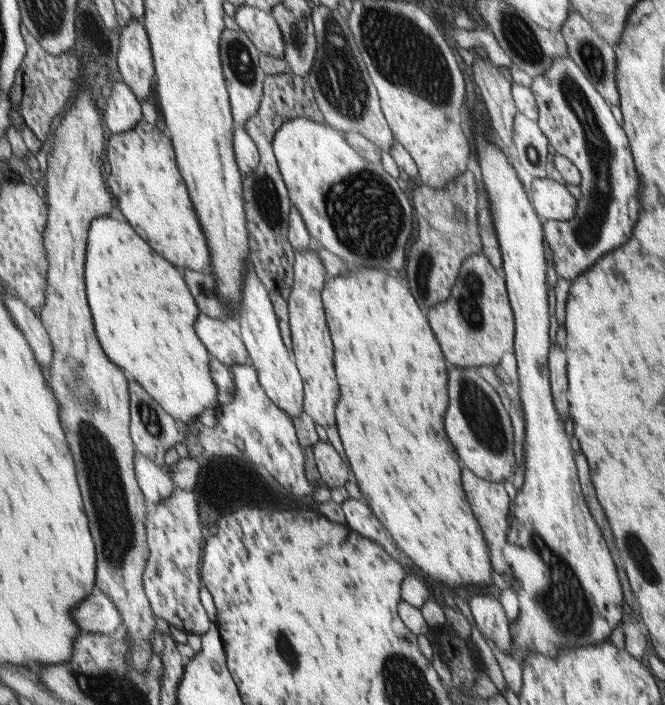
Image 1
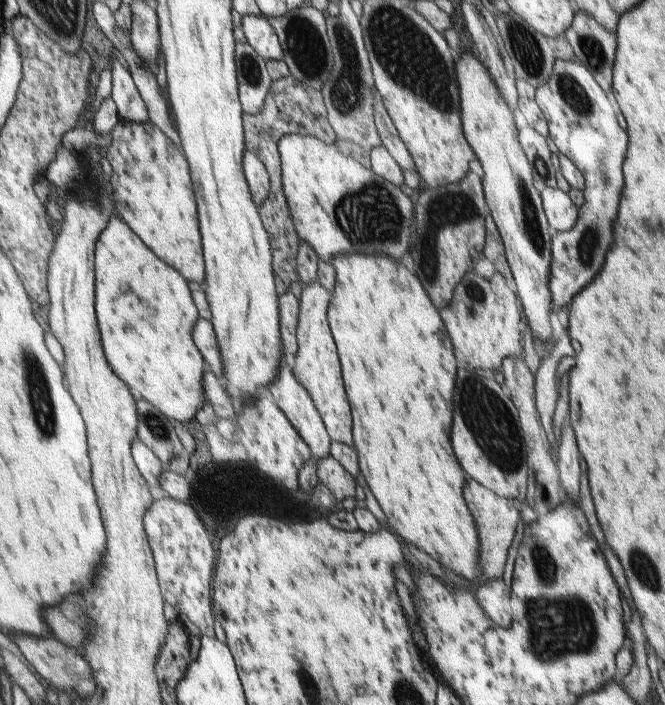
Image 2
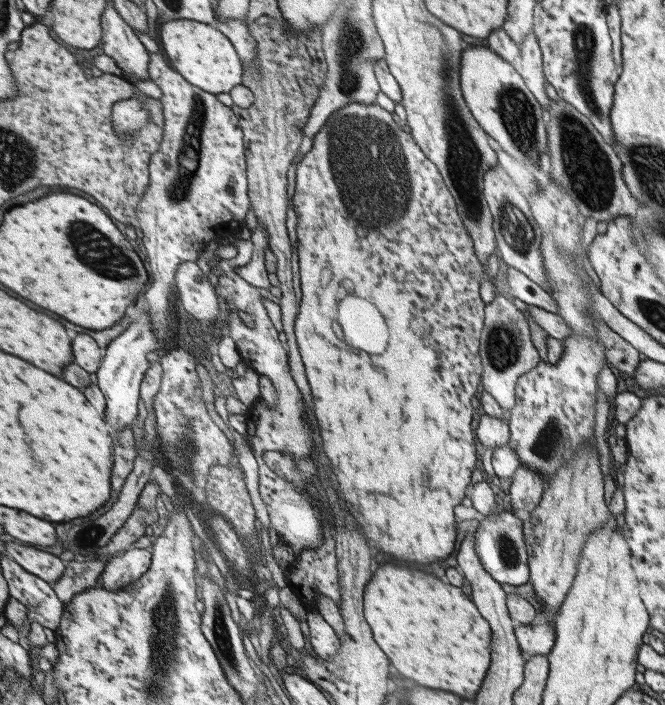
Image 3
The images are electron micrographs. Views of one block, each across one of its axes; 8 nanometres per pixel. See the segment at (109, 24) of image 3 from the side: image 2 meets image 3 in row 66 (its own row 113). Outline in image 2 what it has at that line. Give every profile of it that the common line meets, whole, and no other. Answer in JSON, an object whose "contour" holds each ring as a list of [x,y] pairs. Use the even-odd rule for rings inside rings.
{"contour":[[[115,60],[112,69],[112,98],[120,120],[144,123],[149,121],[149,110],[141,96],[134,75],[124,62]]]}

